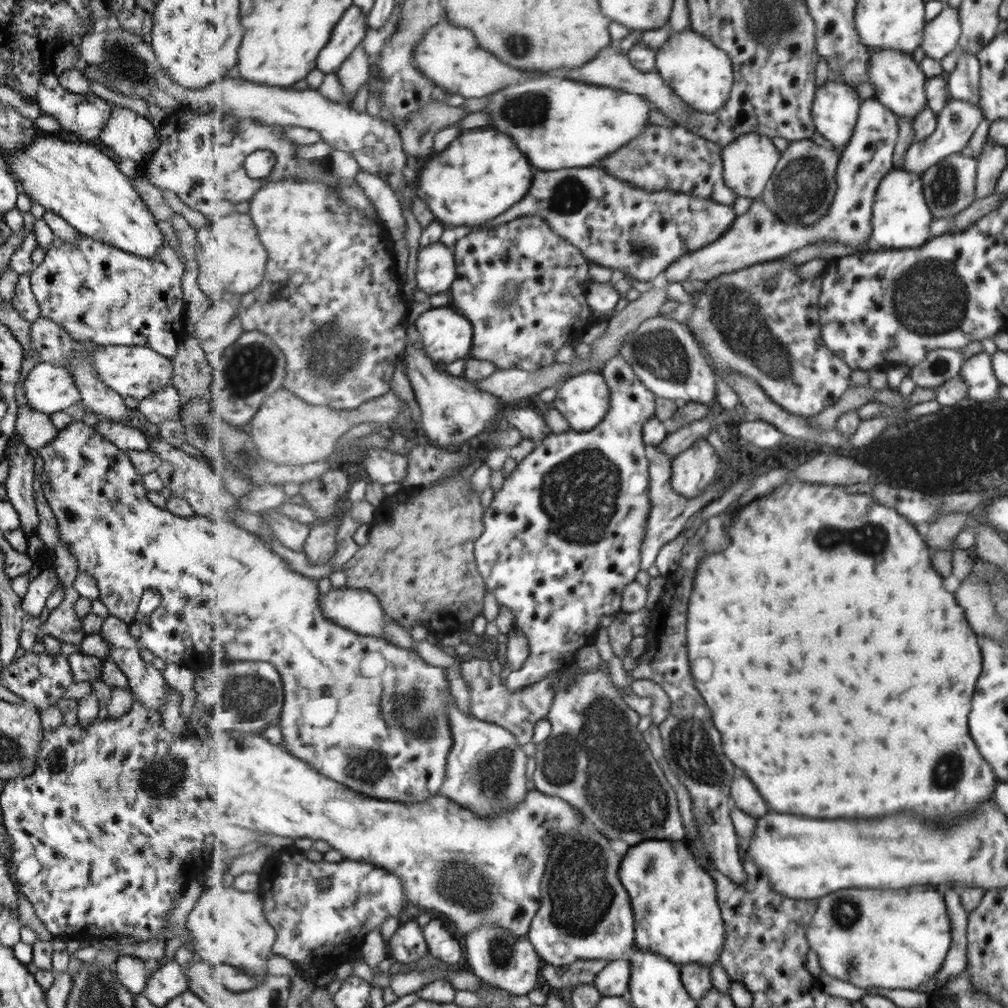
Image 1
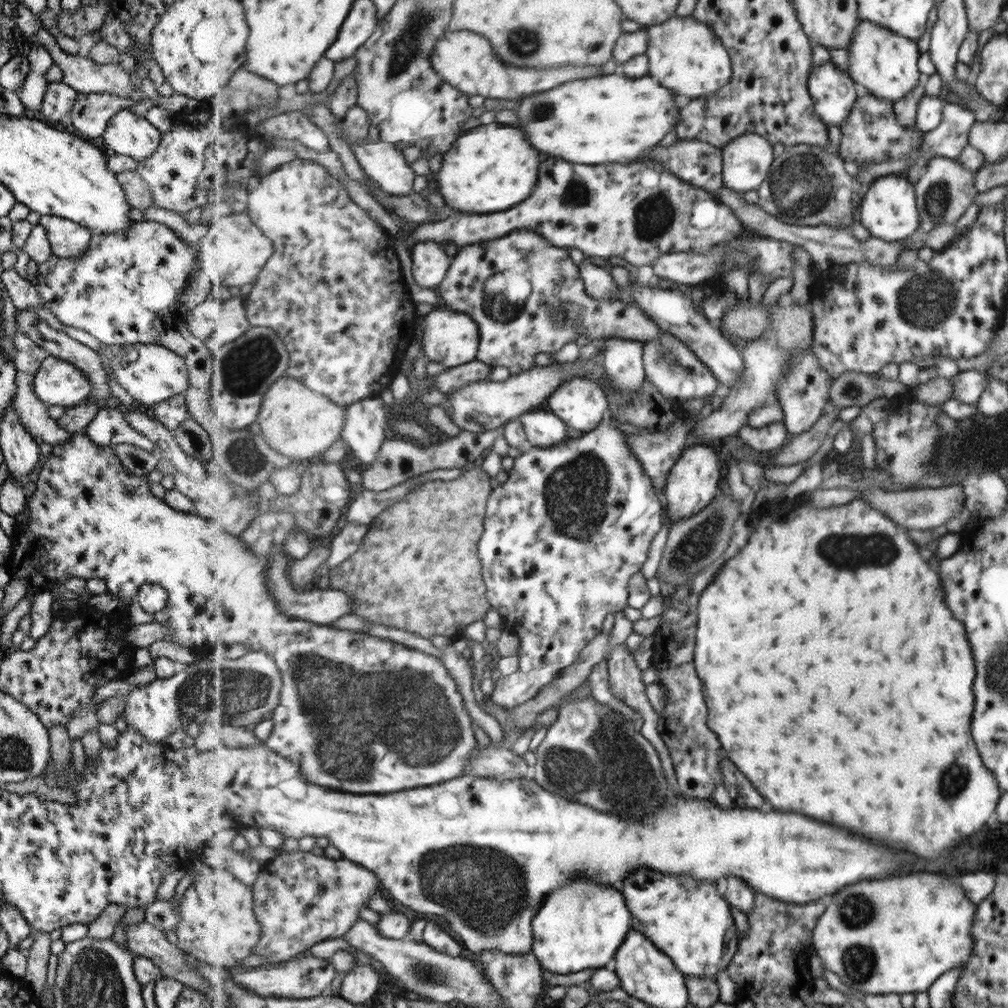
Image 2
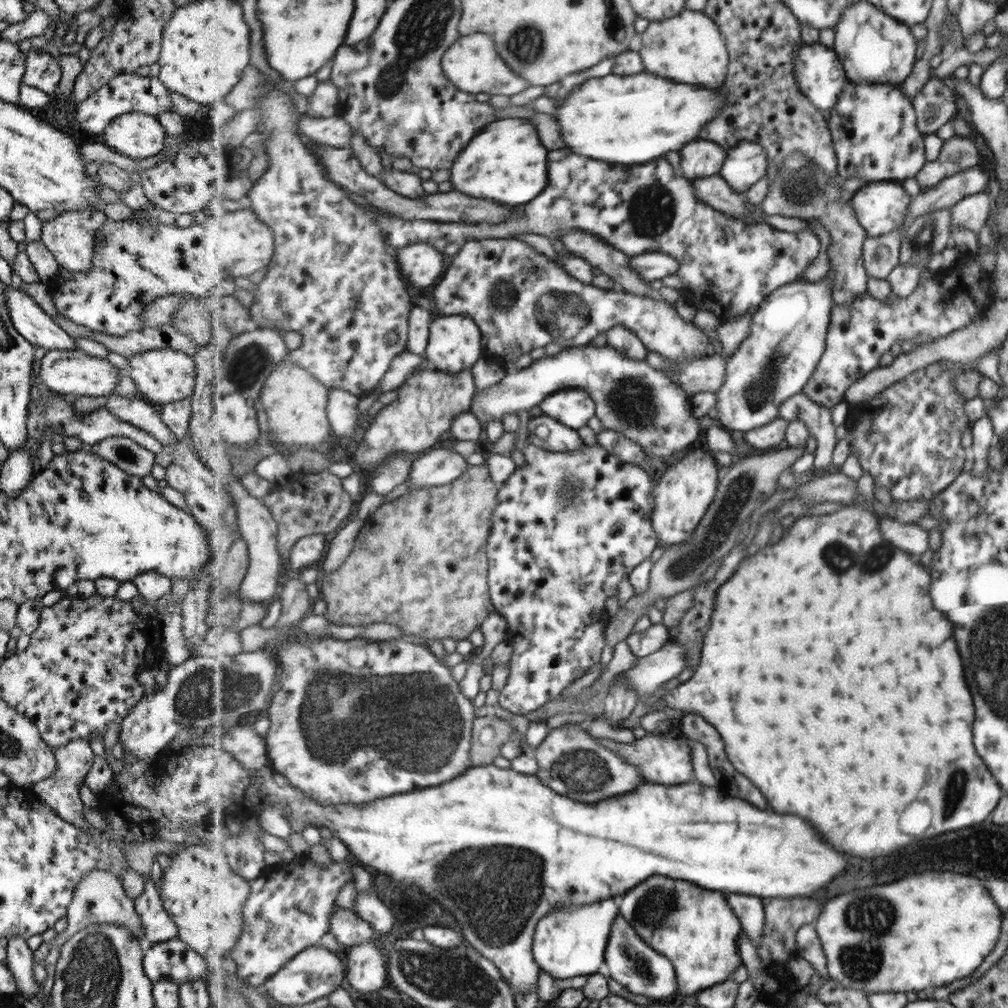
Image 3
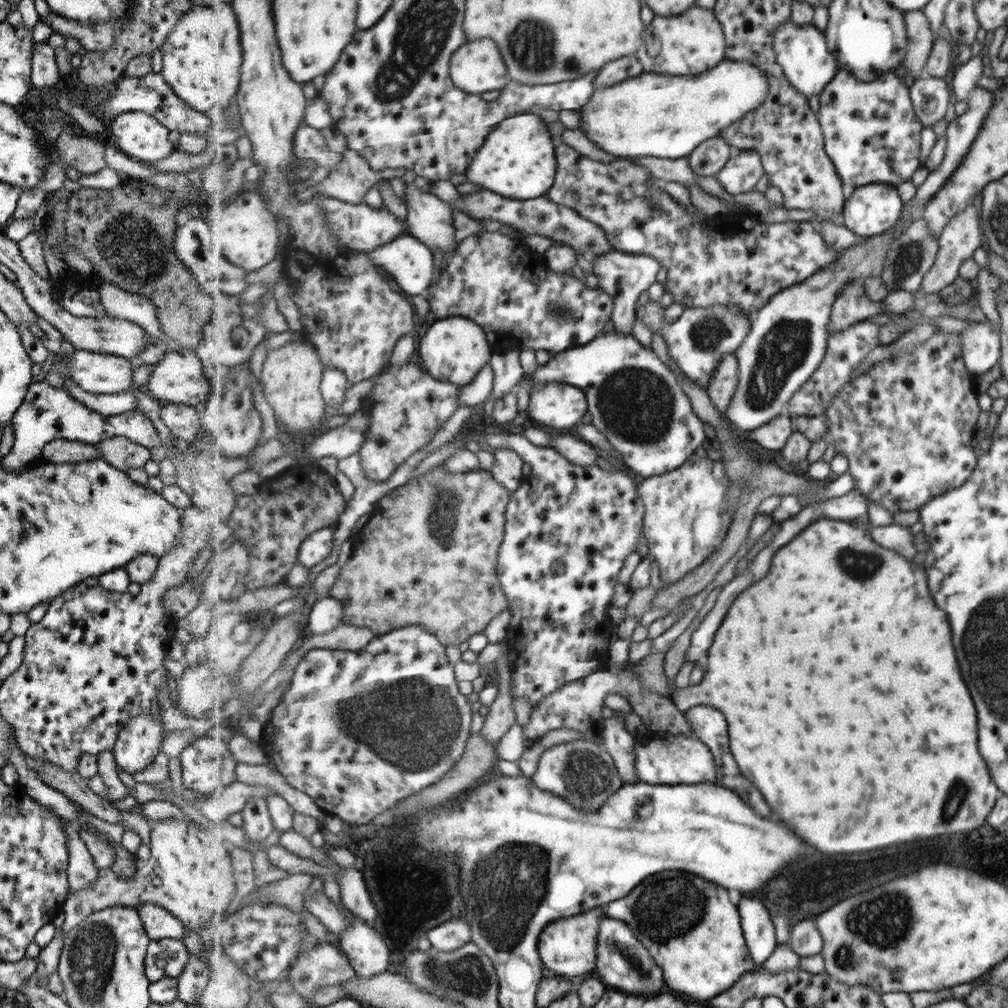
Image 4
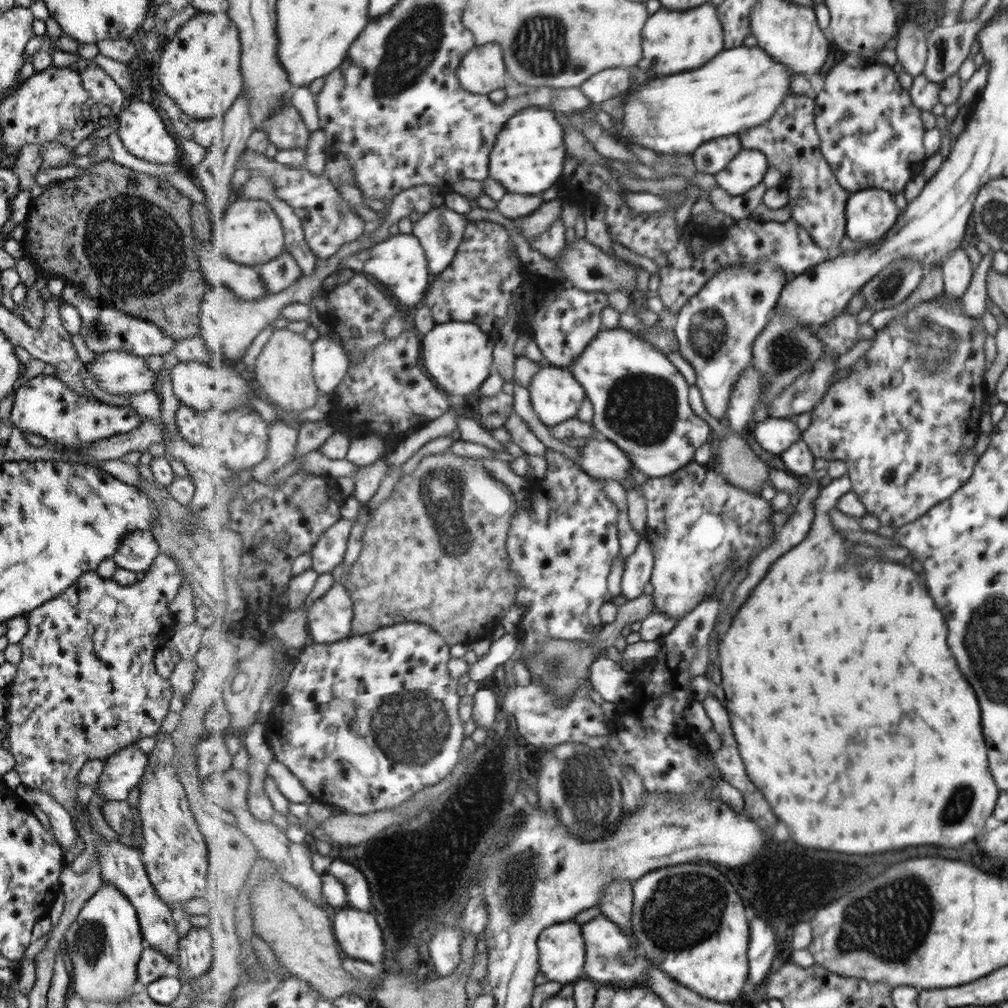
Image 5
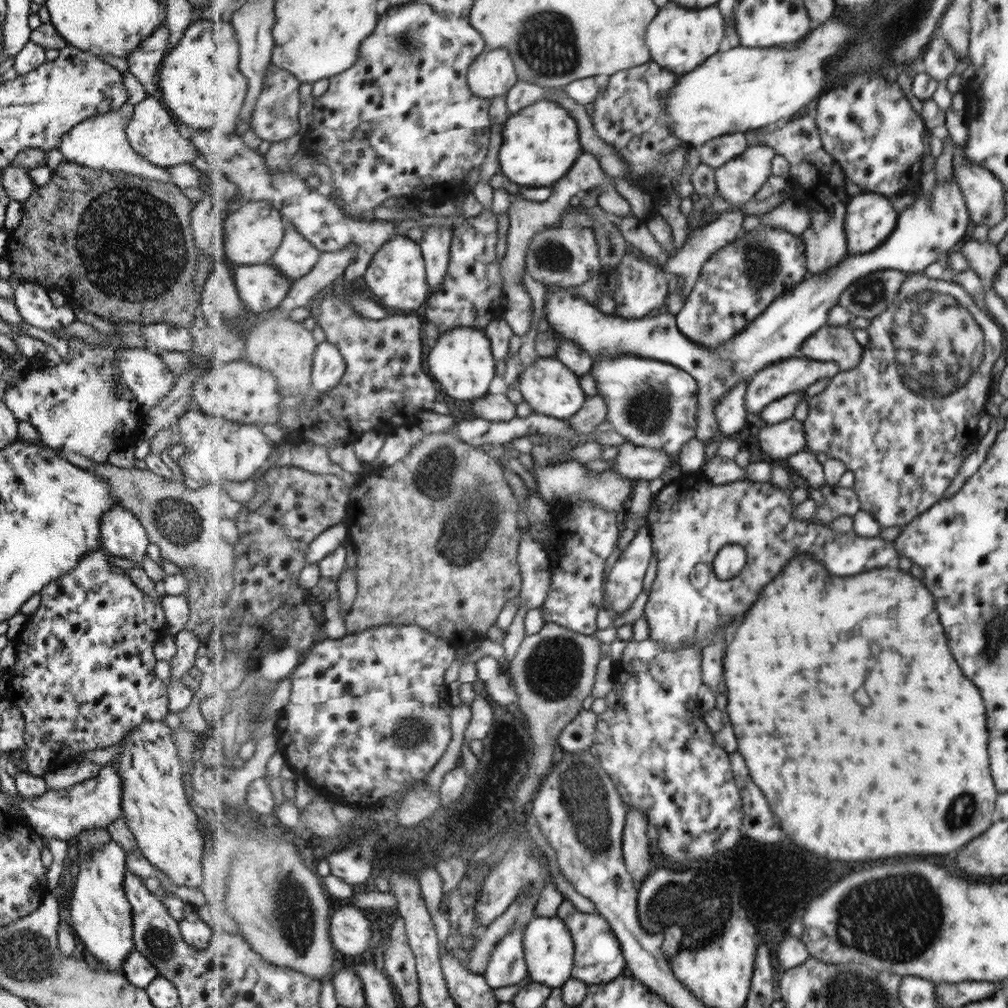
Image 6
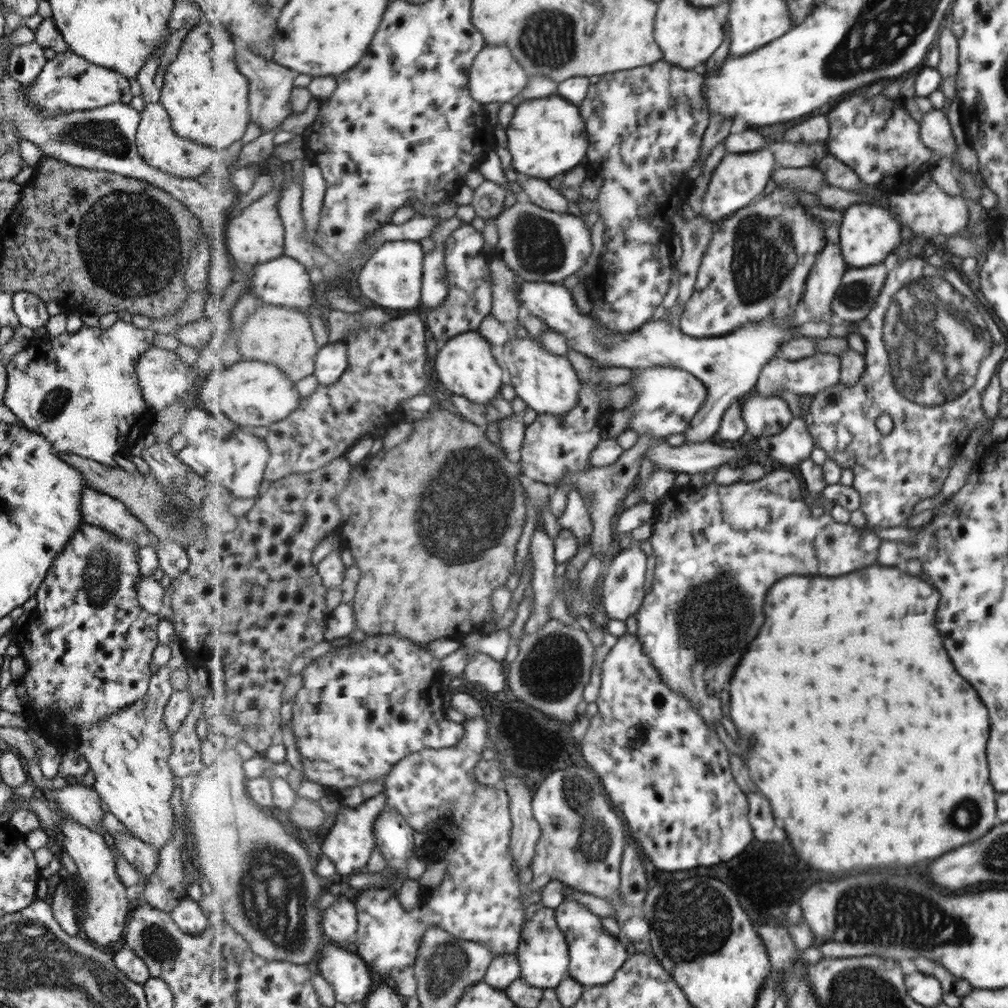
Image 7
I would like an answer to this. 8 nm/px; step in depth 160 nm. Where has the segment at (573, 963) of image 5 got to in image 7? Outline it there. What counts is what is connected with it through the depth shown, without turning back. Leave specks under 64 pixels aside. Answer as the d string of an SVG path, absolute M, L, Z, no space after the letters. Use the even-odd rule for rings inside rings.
M541 902L533 903L527 908L518 956L522 978L535 988L556 989L565 979L571 978L569 942L559 925L556 909L548 908Z

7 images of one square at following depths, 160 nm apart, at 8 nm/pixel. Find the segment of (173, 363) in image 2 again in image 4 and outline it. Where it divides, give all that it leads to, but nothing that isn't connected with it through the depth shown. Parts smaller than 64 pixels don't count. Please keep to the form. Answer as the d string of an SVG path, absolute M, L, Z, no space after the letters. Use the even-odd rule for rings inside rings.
M176 349L163 354L163 358L153 365L145 386L146 394L153 399L195 406L204 404L210 398L209 392L212 392L213 387L221 386L222 390L225 390L229 384L224 378L207 380L201 372L201 364L198 363L194 352L191 349Z

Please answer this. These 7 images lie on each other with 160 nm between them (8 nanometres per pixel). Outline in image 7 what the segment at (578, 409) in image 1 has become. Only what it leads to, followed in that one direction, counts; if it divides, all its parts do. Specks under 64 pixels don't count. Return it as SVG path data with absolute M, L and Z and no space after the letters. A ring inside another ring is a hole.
M511 338L503 351L504 362L510 372L510 382L528 407L538 414L563 414L575 409L581 402L582 382L566 356L557 356L543 348L541 342L529 338Z

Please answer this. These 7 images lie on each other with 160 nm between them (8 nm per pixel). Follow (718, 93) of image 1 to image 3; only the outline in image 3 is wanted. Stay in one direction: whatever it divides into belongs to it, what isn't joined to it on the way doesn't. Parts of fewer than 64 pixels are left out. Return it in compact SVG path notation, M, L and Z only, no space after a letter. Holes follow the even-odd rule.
M685 9L673 18L652 21L641 34L637 49L646 70L681 84L723 87L729 72L730 52L720 26L704 11Z

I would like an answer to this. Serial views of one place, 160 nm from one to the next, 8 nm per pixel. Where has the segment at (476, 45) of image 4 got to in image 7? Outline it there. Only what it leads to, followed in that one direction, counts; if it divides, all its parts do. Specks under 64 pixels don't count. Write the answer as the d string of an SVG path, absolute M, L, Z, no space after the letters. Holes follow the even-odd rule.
M507 45L498 47L485 46L485 48L476 56L470 70L470 90L472 97L483 104L492 102L507 103L511 98L515 98L528 85L529 76L521 66Z

